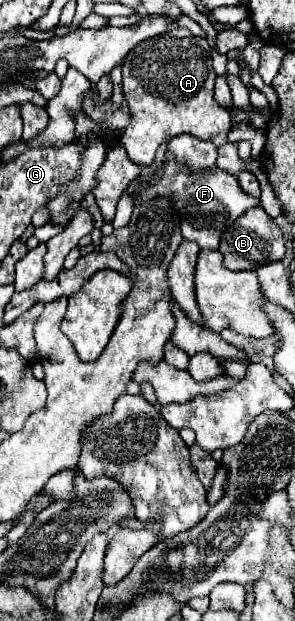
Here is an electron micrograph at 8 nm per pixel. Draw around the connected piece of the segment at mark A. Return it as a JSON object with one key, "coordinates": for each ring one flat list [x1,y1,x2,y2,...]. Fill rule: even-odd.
{"coordinates":[[171,30,133,48,123,62,123,94,133,114,131,126,121,134,127,156,139,166,149,166,157,148,183,132,223,146,231,132,231,116,213,98,215,78,211,46,189,30]]}

